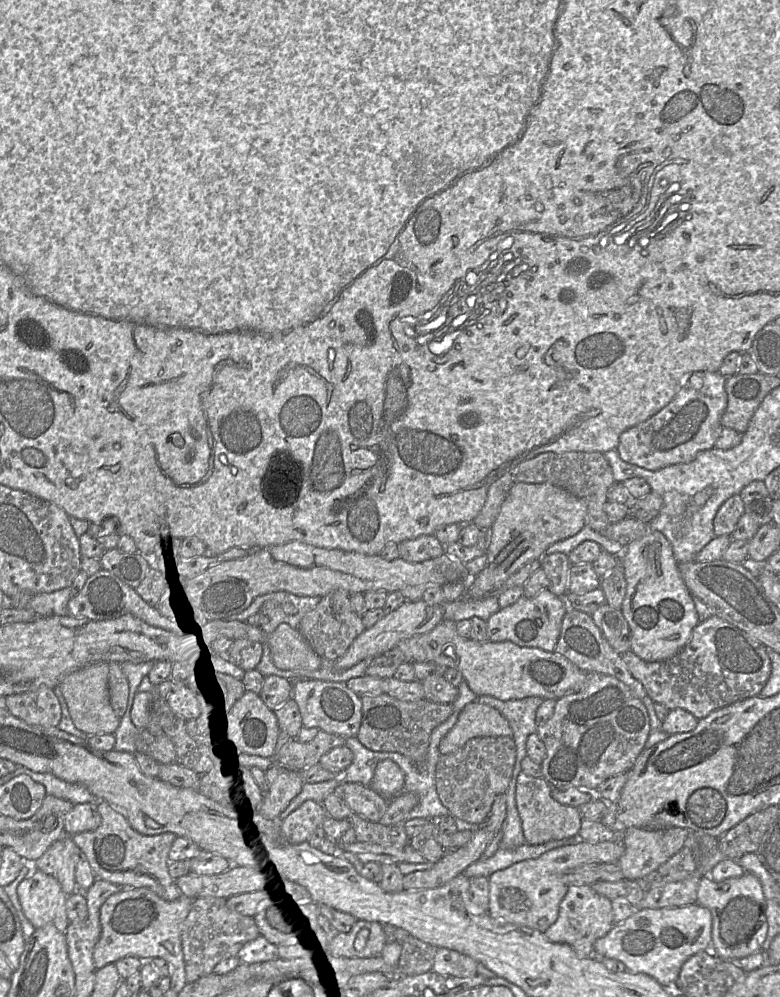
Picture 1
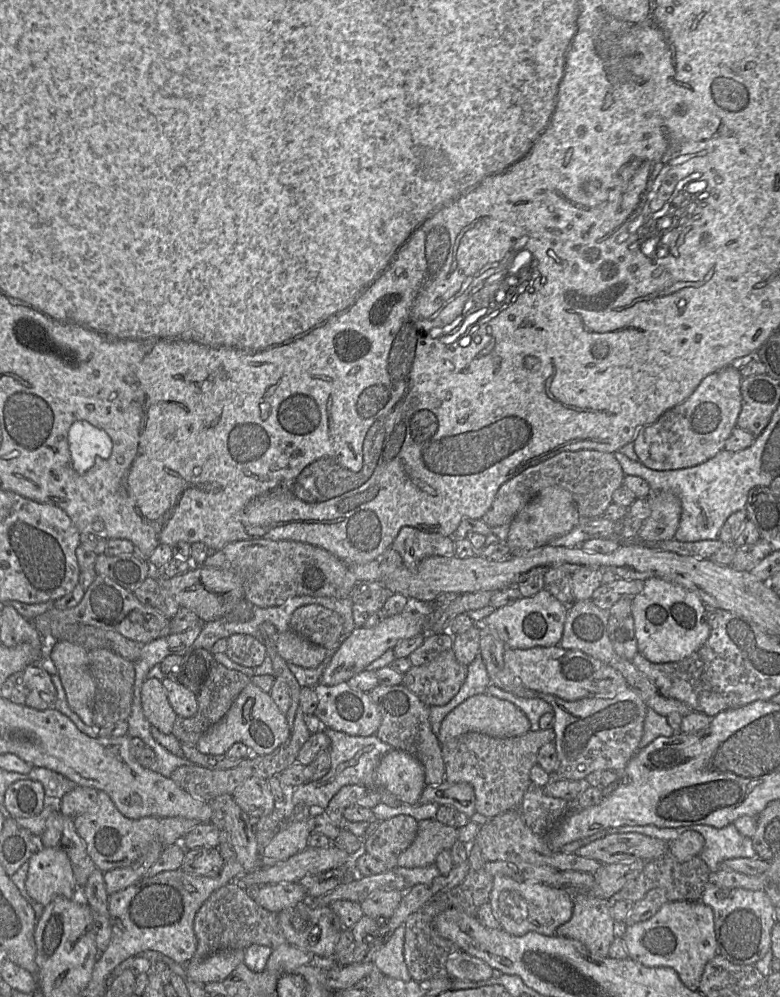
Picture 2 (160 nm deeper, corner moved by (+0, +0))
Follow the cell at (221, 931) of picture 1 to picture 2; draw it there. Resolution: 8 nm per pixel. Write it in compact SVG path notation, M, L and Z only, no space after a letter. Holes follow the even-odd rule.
M233 881L214 891L202 904L195 915L193 928L197 948L192 962L202 961L219 951L245 950L251 945L267 946L273 950L287 944L276 913L259 906L251 898L249 889Z

